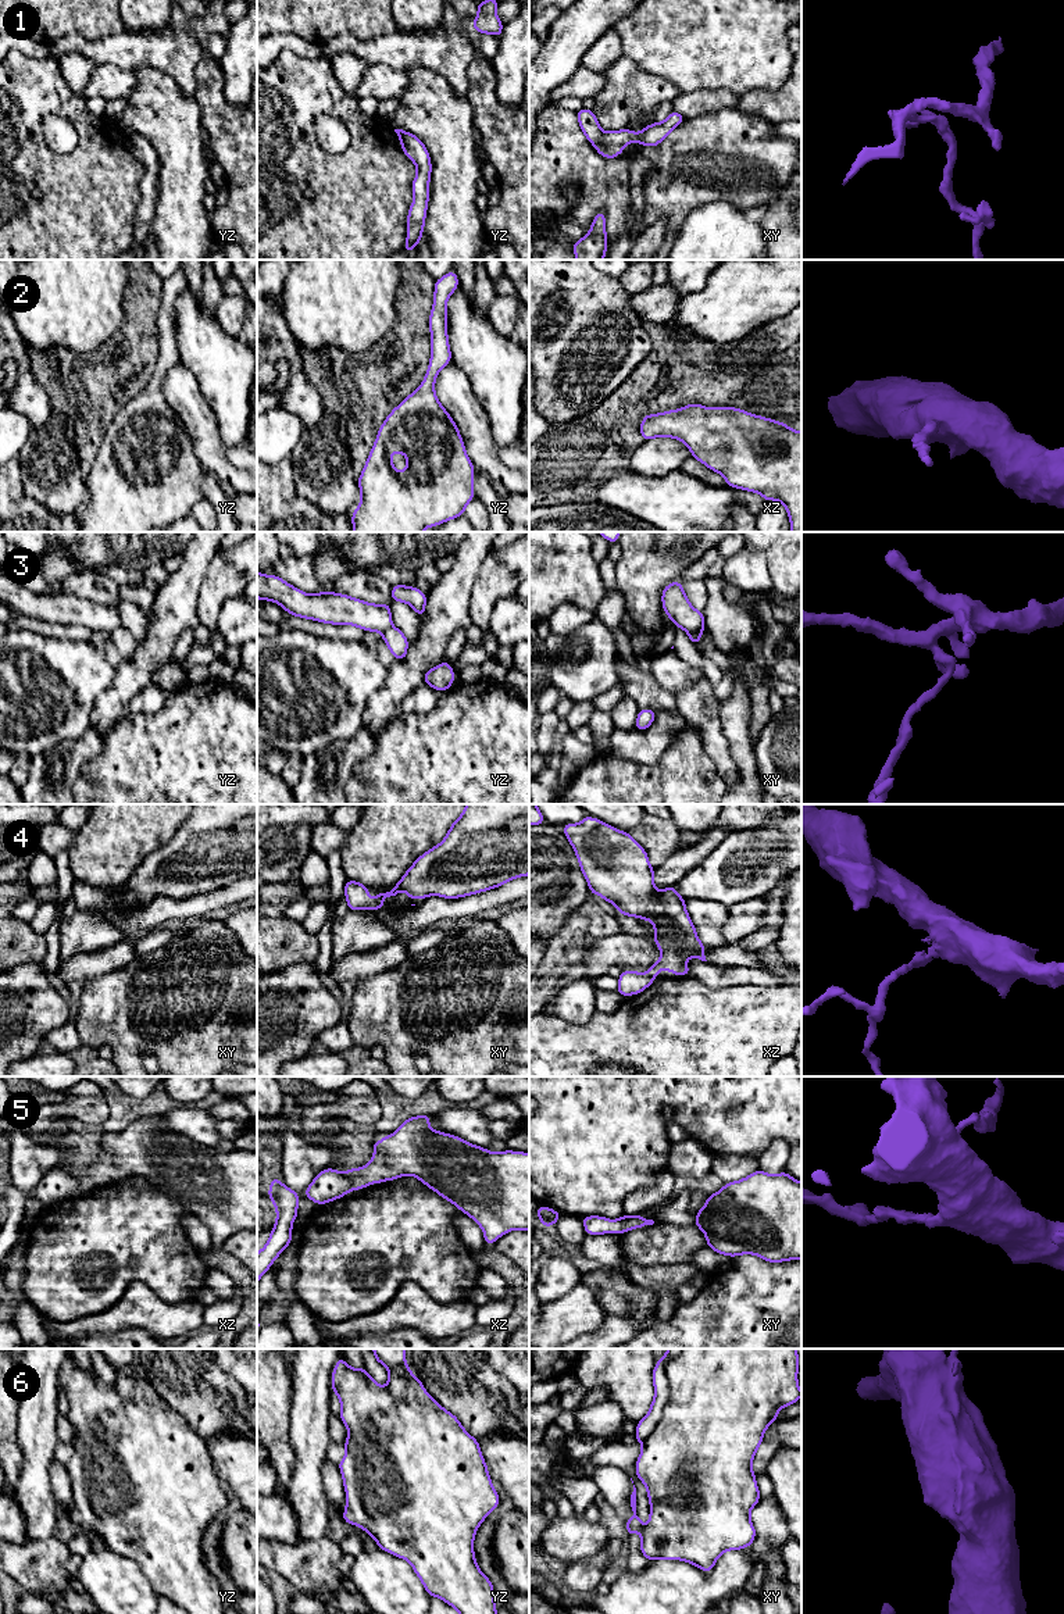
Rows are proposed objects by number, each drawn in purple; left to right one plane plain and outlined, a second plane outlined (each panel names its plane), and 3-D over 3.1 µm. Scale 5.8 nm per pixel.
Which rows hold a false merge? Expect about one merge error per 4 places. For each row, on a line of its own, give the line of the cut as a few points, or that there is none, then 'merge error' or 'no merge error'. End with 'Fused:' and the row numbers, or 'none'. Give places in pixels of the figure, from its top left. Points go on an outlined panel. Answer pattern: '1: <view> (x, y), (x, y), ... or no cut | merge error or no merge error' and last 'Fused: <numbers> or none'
1: xy (604, 132), (592, 143) | merge error
2: no cut | no merge error
3: xy (703, 627), (688, 632) | merge error
4: no cut | no merge error
5: no cut | no merge error
6: no cut | no merge error
Fused: 1, 3

